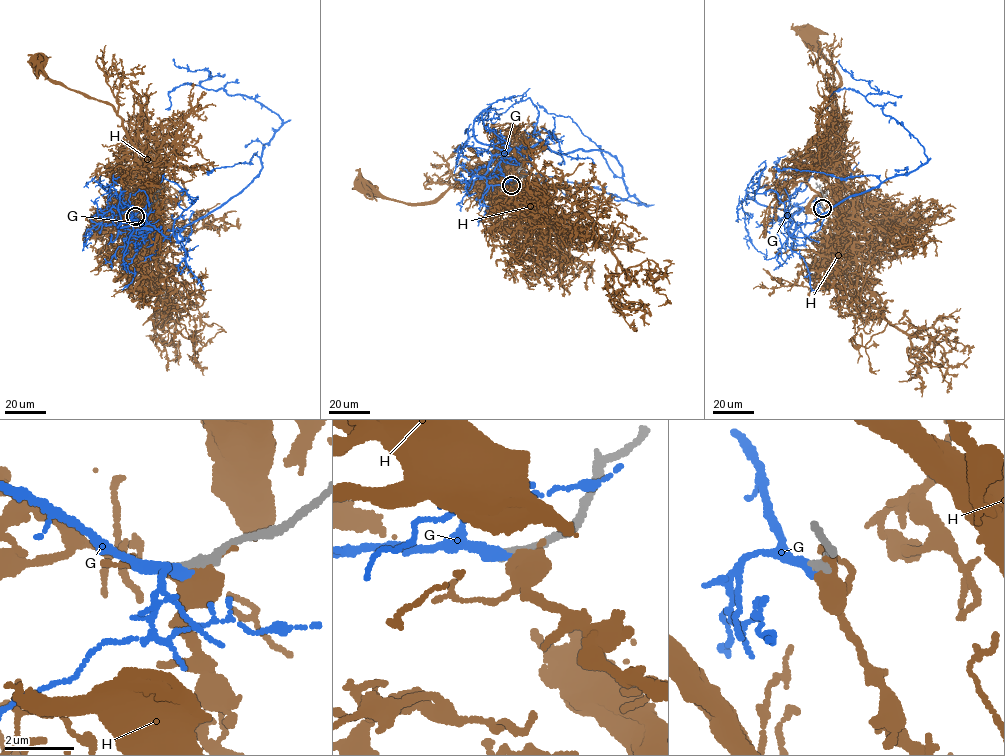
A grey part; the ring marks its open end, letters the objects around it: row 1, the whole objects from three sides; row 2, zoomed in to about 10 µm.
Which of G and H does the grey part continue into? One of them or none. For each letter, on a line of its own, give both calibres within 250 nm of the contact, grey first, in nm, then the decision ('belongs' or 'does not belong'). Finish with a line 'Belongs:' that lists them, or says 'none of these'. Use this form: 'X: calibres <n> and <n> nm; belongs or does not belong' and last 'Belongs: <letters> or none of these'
G: calibres 280 and 360 nm; belongs
H: calibres 340 and 650 nm; does not belong
Belongs: G

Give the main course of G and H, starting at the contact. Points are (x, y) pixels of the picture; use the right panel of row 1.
G: (822, 207), (816, 199), (786, 216), (788, 232), (927, 161), (917, 140), (866, 100), (877, 90), (839, 60)
H: (822, 208), (831, 221), (843, 223), (806, 181), (835, 115), (840, 78), (809, 33)

